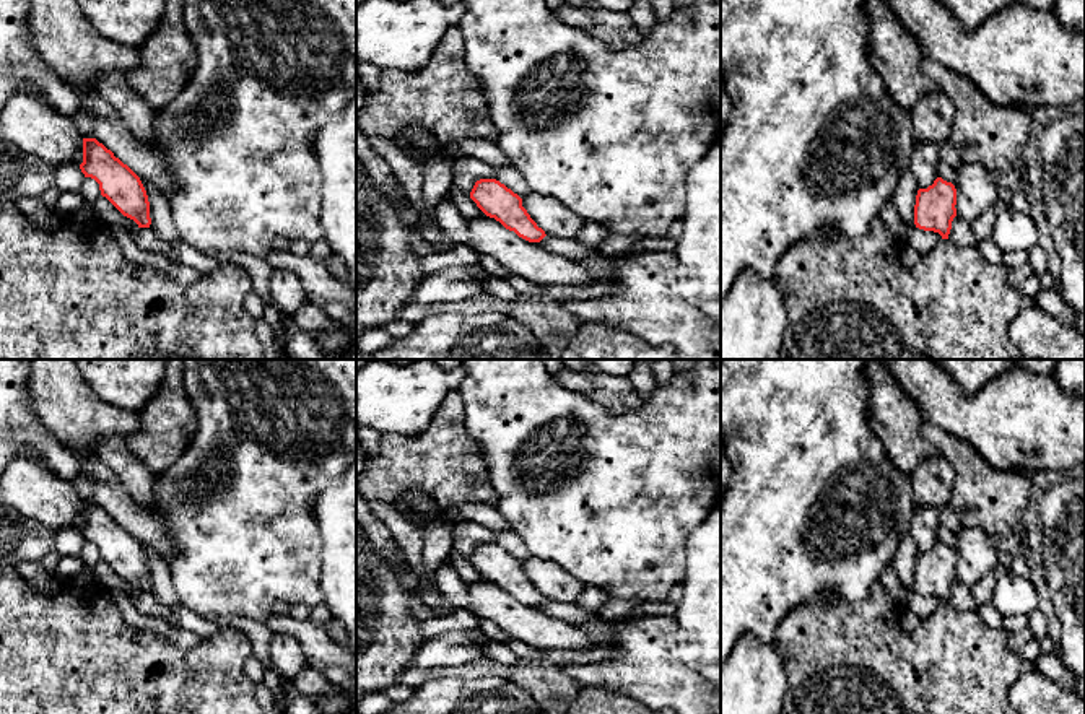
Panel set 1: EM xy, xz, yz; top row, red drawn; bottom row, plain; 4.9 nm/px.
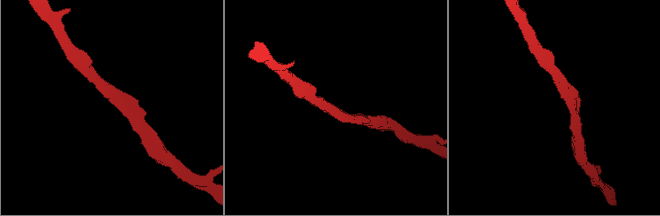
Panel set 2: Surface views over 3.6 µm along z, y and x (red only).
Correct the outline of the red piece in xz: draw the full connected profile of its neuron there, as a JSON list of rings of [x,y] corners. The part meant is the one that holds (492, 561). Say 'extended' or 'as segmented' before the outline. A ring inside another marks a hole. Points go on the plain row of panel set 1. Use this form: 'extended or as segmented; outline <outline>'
as segmented; outline [[[496,543],[477,545],[470,563],[486,581],[529,607],[540,607],[547,600],[522,571],[522,563]]]

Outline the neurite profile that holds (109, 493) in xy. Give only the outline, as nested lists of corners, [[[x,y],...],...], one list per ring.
[[[67,447],[76,459],[80,475],[93,483],[94,503],[127,529],[140,543],[148,545],[163,561],[179,555],[166,524],[148,507],[130,498],[117,475],[96,454],[81,455]]]

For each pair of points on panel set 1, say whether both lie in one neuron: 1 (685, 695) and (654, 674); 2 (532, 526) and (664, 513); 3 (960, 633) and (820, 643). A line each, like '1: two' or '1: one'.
1: one
2: one
3: one

